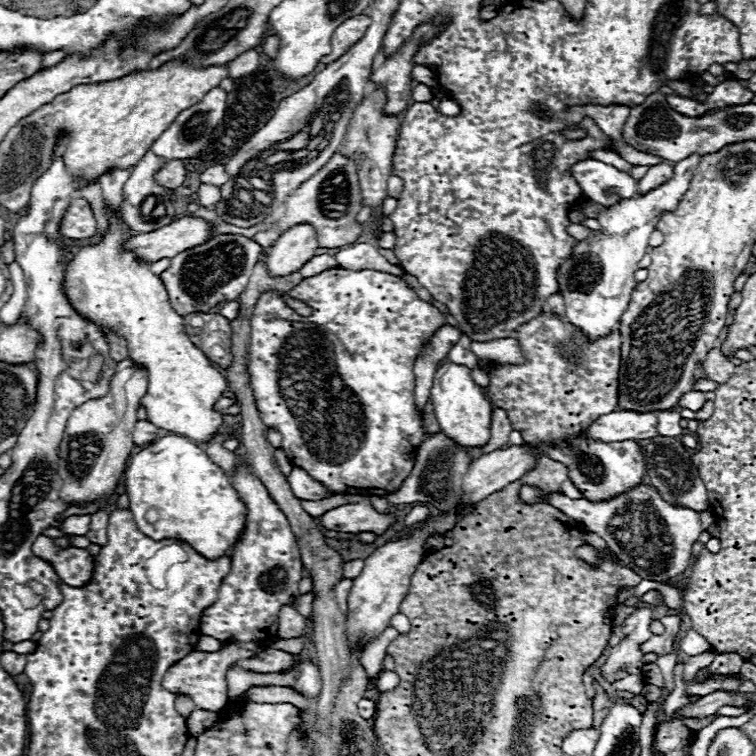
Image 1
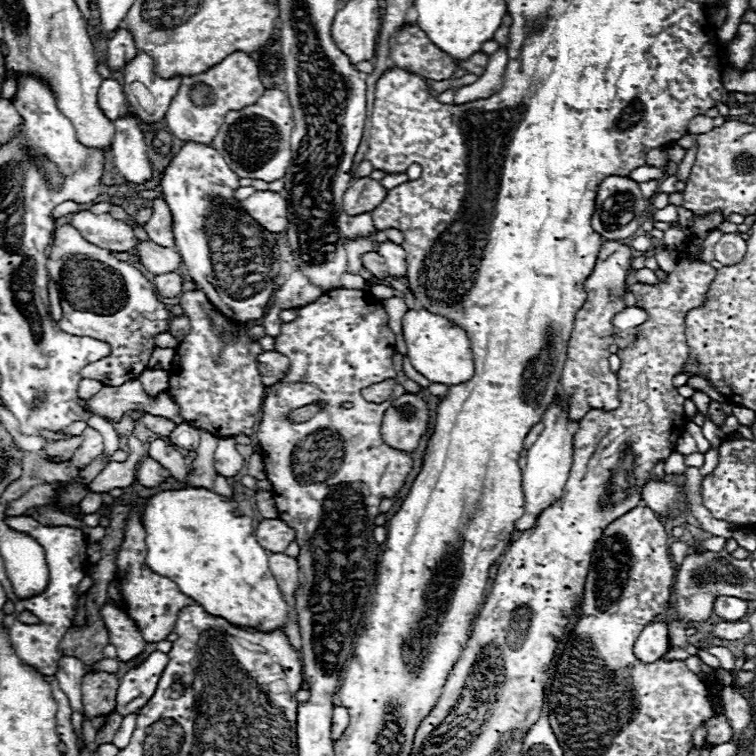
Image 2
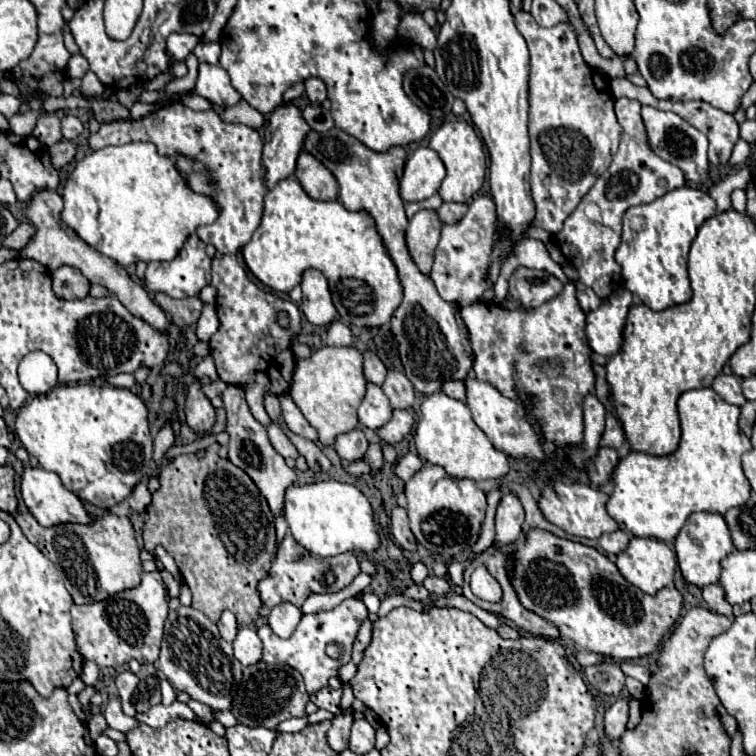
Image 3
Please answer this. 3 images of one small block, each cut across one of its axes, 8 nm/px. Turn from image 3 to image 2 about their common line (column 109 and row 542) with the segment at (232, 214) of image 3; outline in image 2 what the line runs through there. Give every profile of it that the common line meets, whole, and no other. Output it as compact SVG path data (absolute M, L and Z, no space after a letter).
M130 510L126 530L124 530L124 540L122 540L118 558L116 558L116 564L120 570L118 582L122 588L124 600L126 600L126 614L136 622L144 640L146 642L160 642L160 640L166 640L166 636L174 630L174 622L176 622L178 612L184 606L194 604L194 600L188 598L186 594L182 594L176 582L152 572L144 560L146 560L146 532L144 532L144 526L142 526L136 510Z

